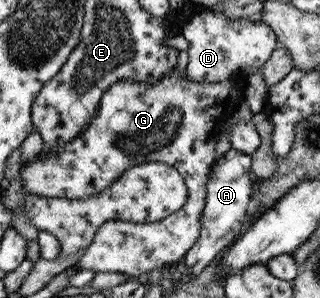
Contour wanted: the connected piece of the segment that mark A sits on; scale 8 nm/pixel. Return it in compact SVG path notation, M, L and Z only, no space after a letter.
M229 148L223 154L223 158L212 163L210 176L205 184L203 212L199 216L199 238L195 238L191 249L178 264L182 278L188 279L199 275L199 272L208 266L218 252L243 228L243 221L251 206L256 186L256 180L252 178L249 170L251 159L252 155Z

